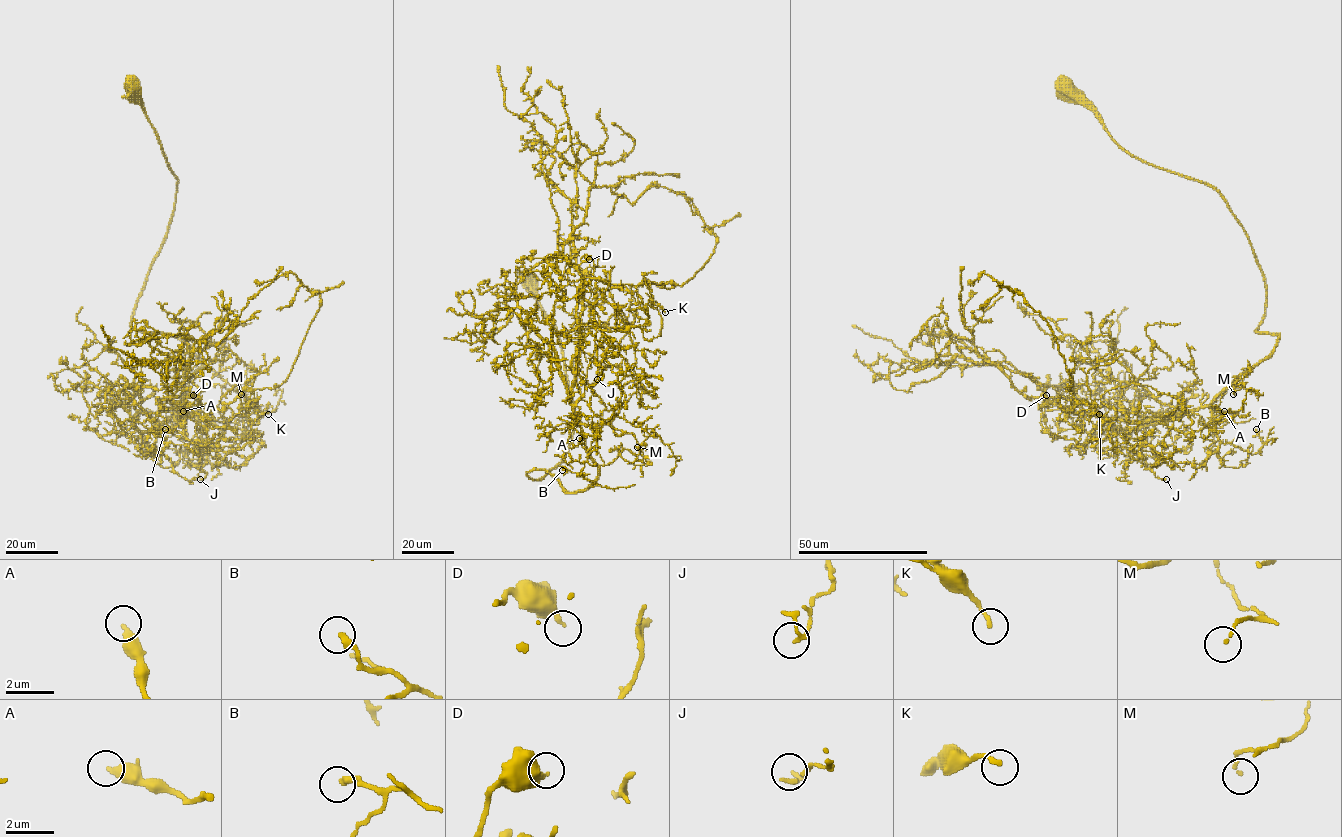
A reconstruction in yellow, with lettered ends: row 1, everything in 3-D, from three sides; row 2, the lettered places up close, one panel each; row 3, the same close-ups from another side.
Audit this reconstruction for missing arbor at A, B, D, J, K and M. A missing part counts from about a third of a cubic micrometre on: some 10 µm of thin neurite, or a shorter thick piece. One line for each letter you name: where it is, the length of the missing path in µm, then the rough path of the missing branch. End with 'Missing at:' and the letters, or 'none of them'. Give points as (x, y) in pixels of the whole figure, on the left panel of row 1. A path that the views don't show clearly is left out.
Missing at: none of them

